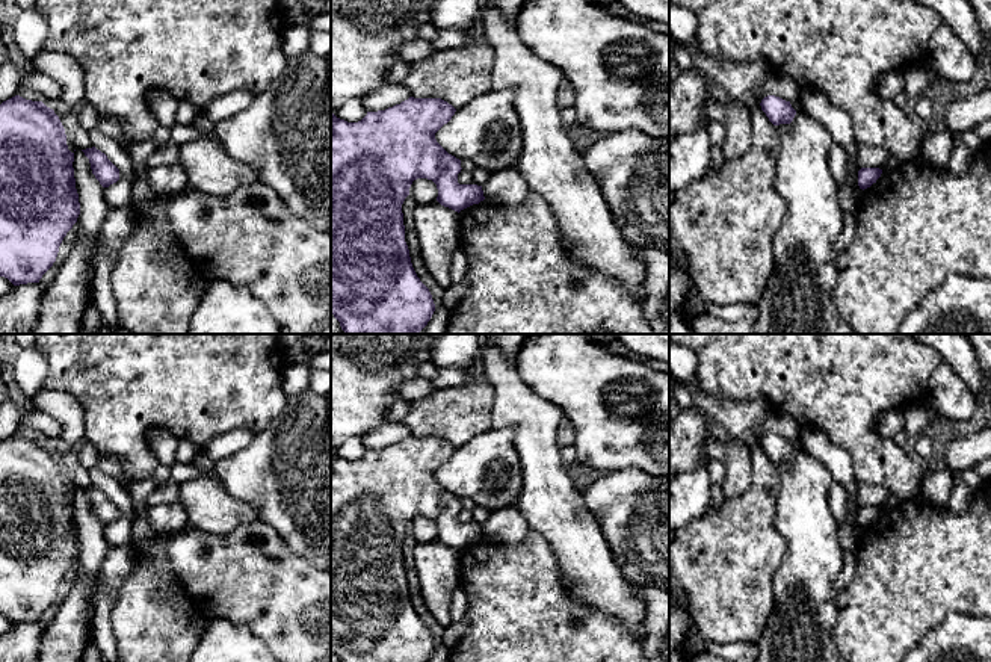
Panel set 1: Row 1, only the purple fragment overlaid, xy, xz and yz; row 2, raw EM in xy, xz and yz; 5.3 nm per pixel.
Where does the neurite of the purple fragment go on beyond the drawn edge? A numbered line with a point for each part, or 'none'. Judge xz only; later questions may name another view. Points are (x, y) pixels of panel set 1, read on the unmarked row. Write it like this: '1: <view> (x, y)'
none

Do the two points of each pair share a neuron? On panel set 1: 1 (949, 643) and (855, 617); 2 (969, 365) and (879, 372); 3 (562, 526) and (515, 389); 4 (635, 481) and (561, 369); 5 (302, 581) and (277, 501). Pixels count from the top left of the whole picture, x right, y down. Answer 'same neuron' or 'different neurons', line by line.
1: different neurons
2: different neurons
3: same neuron
4: different neurons
5: different neurons

